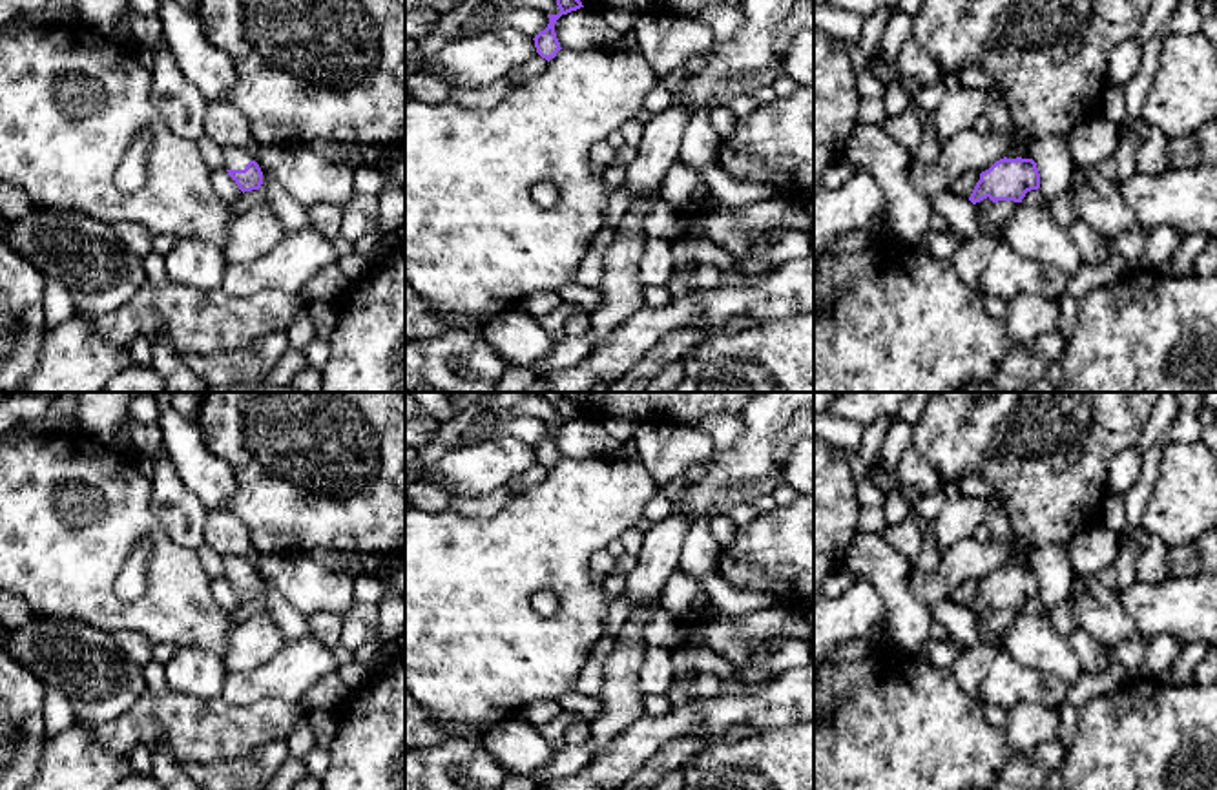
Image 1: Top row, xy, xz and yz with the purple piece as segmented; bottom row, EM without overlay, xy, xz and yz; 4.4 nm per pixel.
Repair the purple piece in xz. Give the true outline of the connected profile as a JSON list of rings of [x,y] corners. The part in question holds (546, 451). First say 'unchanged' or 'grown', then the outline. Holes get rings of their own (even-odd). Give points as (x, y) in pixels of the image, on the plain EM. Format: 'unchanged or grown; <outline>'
unchanged; [[[562,398],[555,403],[556,407],[556,414],[560,418],[558,423],[547,423],[549,425],[549,432],[544,440],[540,440],[533,449],[535,449],[535,456],[536,456],[536,462],[546,467],[547,471],[551,467],[556,465],[556,462],[562,458],[560,456],[560,451],[556,447],[556,442],[555,442],[555,432],[556,429],[562,425],[562,423],[567,423],[571,420],[577,420],[582,414],[582,411],[567,398]]]

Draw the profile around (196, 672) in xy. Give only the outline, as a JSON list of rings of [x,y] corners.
[[[179,646],[175,655],[164,664],[170,690],[179,690],[203,701],[223,697],[224,675],[223,659],[203,648]]]

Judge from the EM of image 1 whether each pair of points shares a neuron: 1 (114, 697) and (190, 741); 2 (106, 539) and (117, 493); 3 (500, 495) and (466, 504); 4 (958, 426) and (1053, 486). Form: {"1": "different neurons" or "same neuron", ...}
{"1": "different neurons", "2": "same neuron", "3": "same neuron", "4": "same neuron"}

